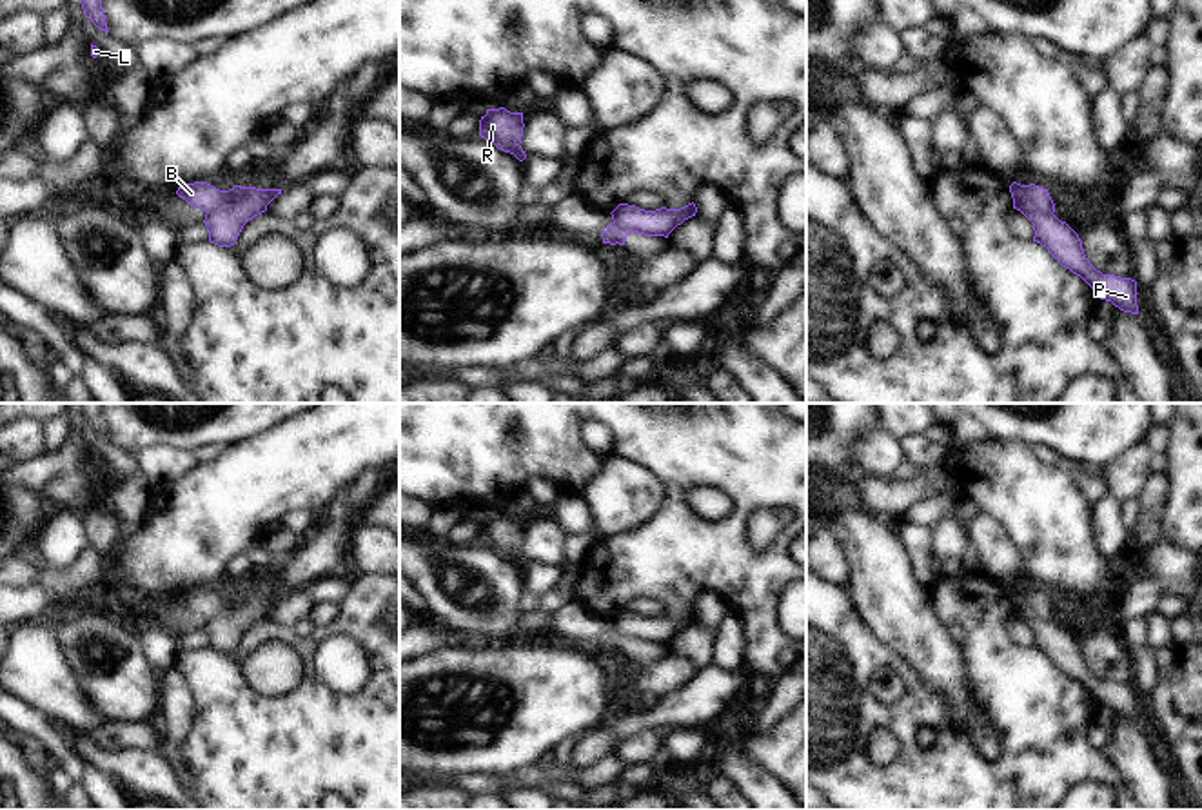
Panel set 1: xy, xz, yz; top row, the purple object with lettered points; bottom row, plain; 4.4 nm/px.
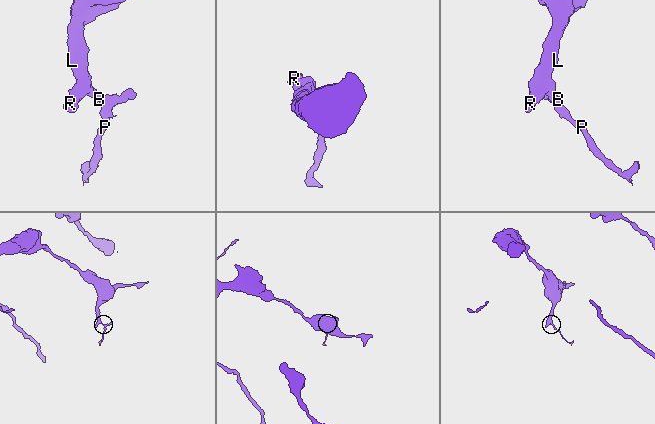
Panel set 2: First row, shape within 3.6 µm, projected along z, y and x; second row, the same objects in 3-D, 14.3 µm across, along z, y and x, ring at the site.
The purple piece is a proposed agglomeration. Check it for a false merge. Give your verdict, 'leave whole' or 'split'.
split

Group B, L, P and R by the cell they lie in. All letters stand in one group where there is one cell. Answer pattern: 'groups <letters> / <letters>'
groups B L R / P

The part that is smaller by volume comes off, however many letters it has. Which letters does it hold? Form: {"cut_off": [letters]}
{"cut_off": ["P"]}

